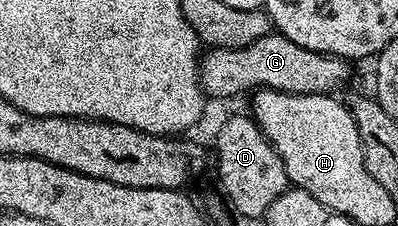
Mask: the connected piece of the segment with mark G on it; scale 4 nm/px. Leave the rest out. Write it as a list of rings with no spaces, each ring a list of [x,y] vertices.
[[[273,31],[237,50],[210,48],[200,60],[202,92],[208,98],[227,99],[259,88],[281,90],[291,94],[336,94],[349,81],[350,62],[343,57],[307,51],[286,36]]]

